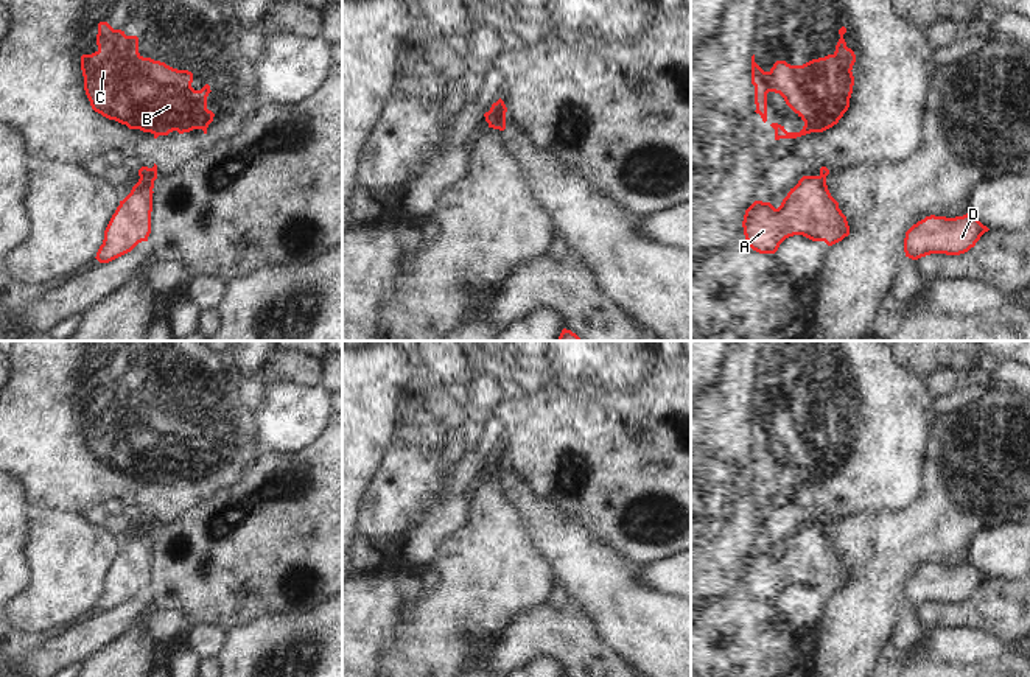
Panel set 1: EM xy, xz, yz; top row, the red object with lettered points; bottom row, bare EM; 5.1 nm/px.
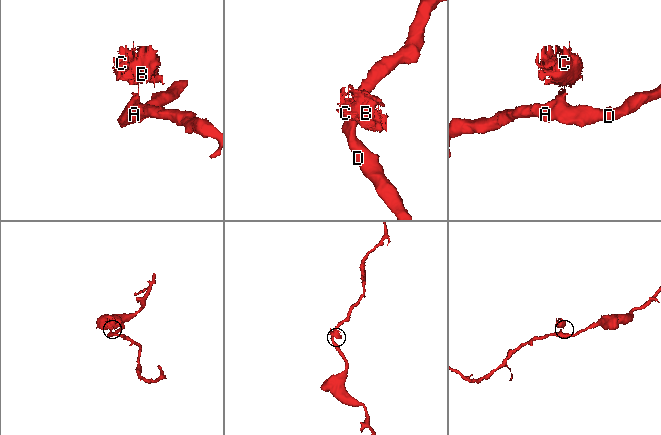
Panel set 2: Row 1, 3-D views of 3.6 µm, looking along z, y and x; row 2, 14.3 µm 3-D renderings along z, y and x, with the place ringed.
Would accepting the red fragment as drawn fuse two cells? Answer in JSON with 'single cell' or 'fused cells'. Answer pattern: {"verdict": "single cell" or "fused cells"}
{"verdict": "fused cells"}

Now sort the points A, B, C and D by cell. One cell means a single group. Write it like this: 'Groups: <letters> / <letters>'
Groups: A D / B C

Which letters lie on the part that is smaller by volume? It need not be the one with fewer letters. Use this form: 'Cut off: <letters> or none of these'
Cut off: B, C

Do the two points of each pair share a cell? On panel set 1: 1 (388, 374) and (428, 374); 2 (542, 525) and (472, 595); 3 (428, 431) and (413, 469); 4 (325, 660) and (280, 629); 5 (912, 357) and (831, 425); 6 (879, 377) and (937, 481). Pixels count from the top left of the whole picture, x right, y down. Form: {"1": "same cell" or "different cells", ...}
{"1": "different cells", "2": "different cells", "3": "different cells", "4": "same cell", "5": "different cells", "6": "different cells"}

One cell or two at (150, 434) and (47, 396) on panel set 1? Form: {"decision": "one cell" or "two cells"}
{"decision": "one cell"}

